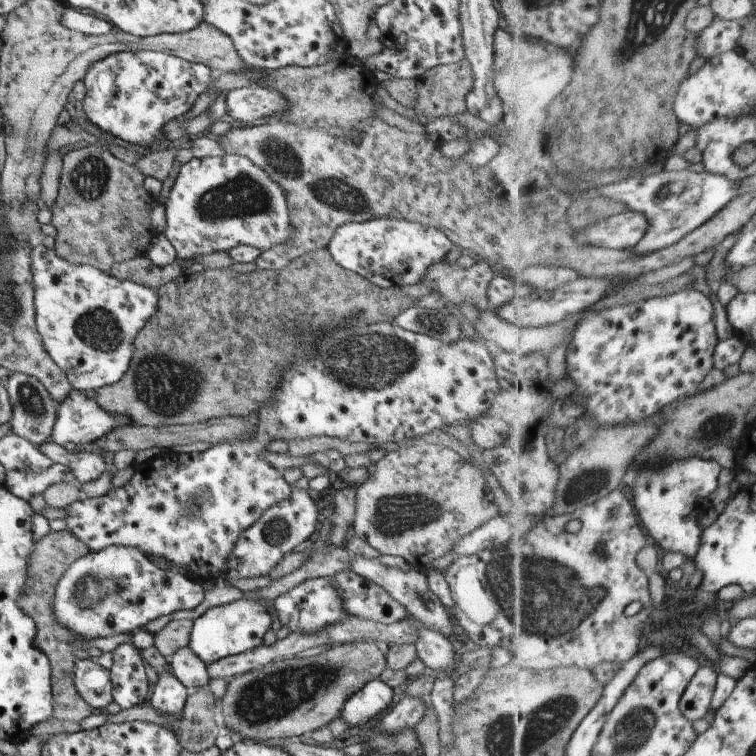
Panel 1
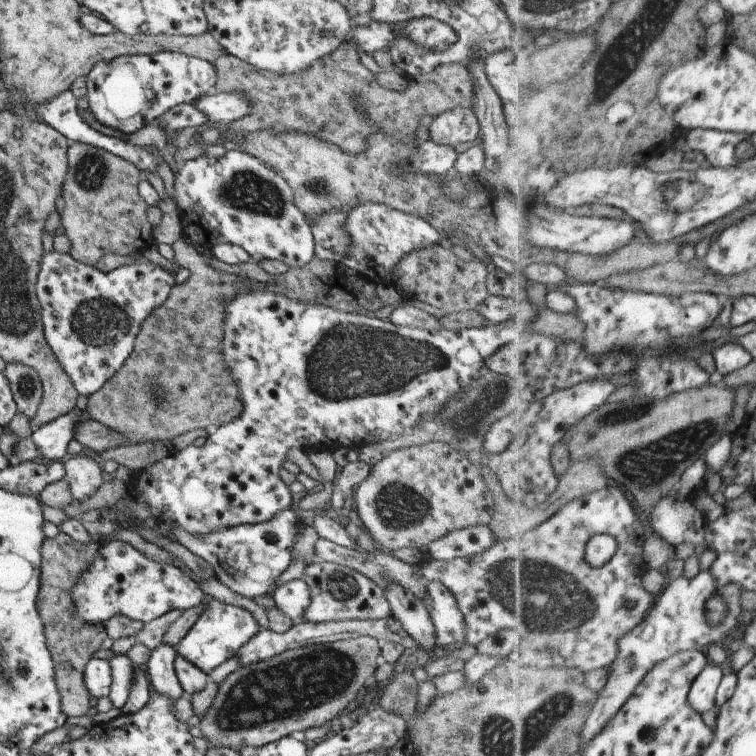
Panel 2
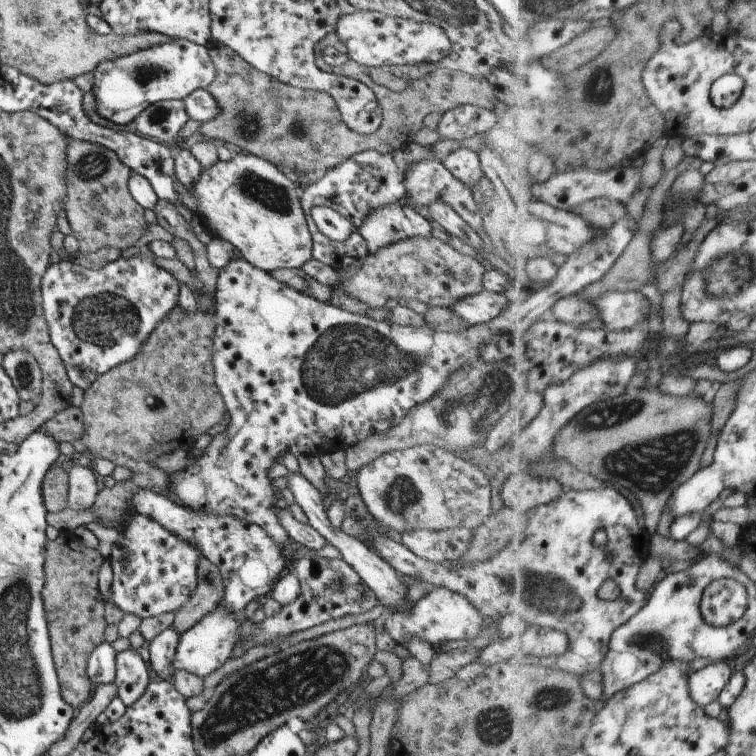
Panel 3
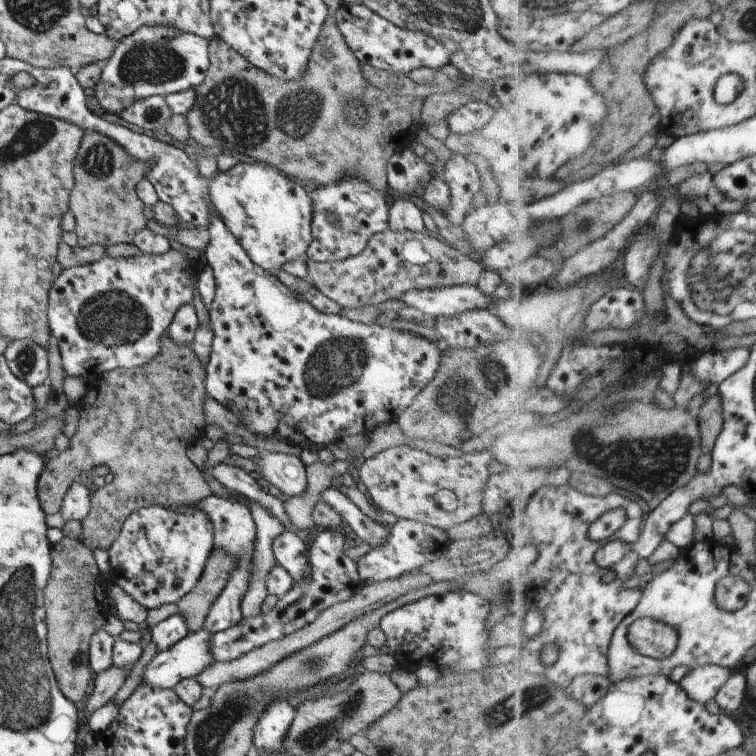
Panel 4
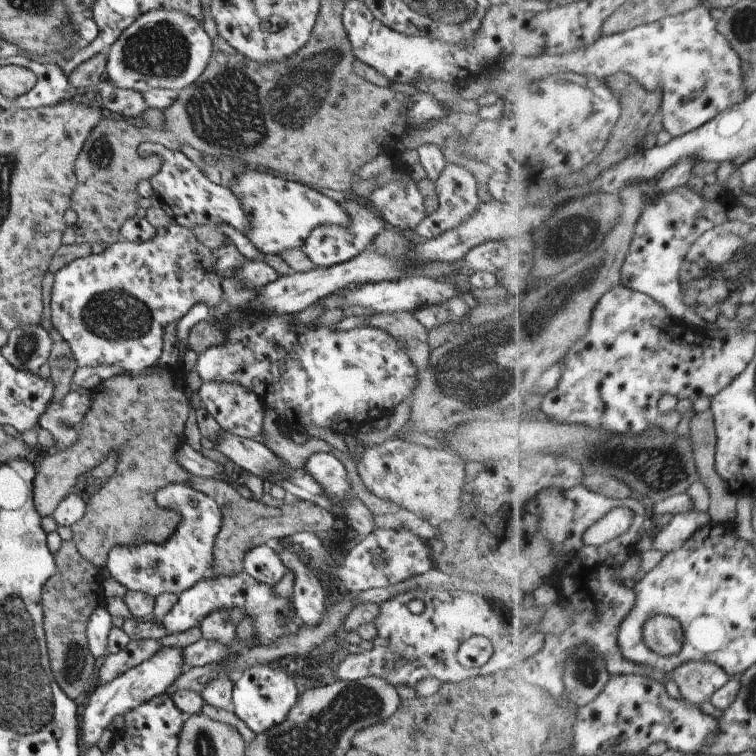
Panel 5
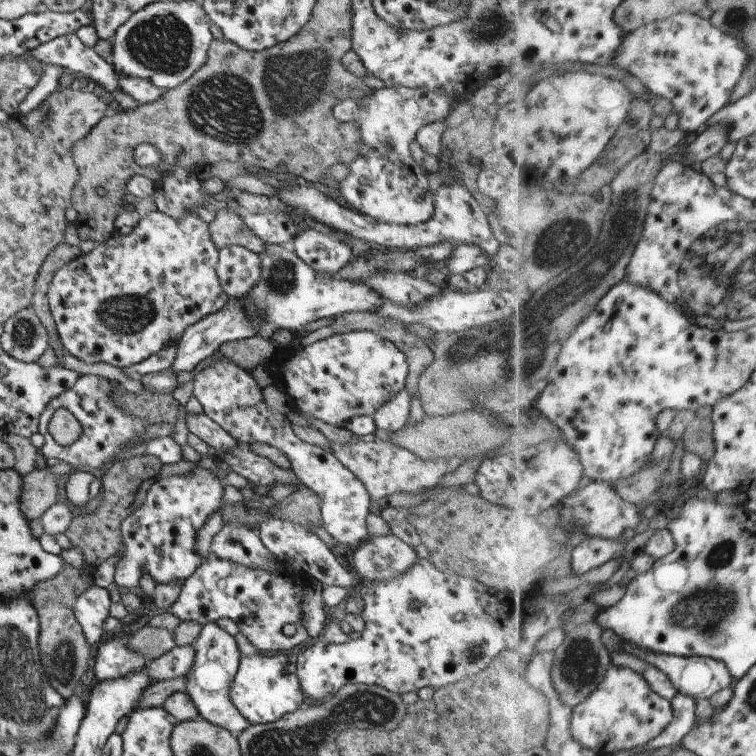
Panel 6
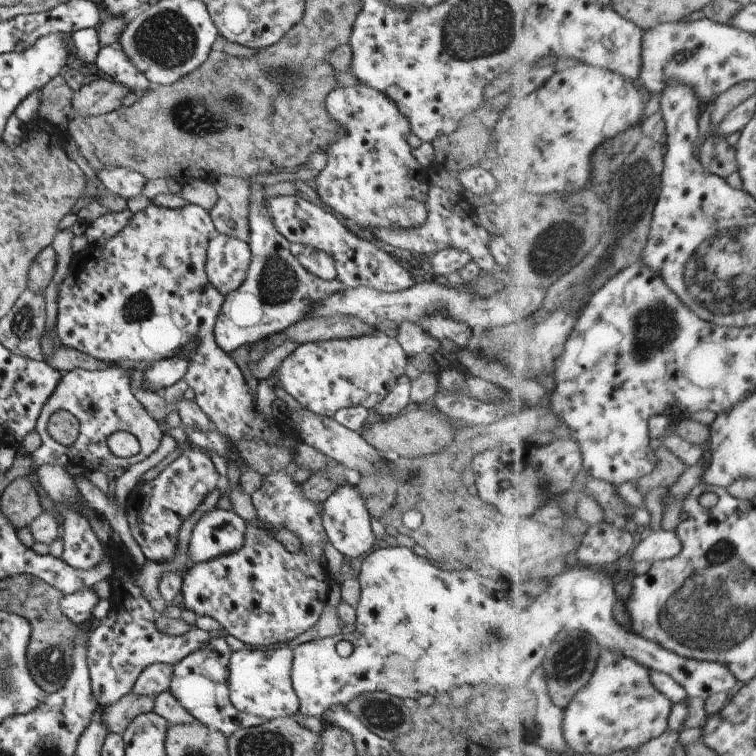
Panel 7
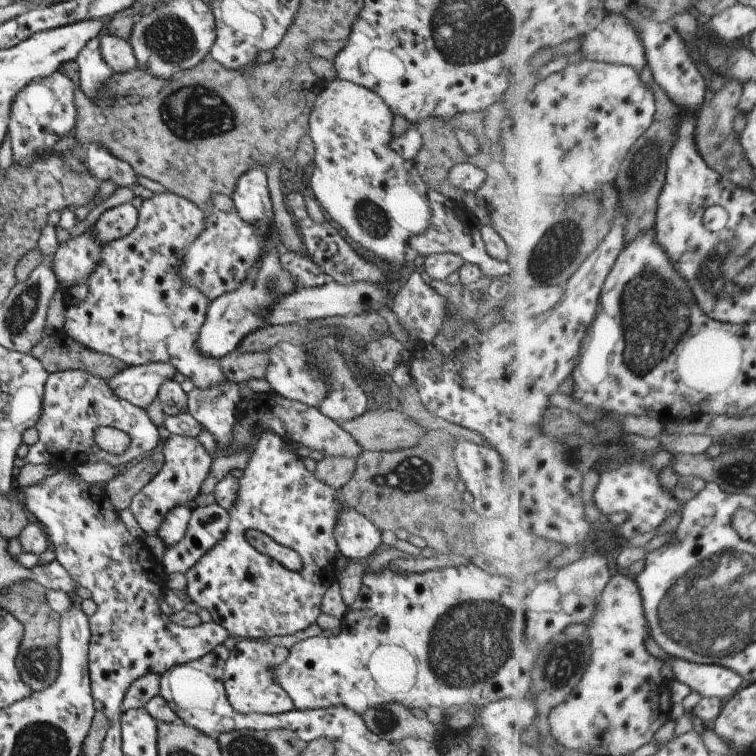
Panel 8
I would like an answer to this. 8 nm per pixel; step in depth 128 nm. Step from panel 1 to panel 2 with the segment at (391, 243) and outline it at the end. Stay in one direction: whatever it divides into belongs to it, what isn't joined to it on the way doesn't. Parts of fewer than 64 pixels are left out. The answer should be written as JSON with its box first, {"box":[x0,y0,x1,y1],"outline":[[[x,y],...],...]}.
{"box":[341,204,441,285],"outline":[[[364,204],[352,208],[343,222],[345,234],[349,234],[351,246],[347,256],[341,258],[341,266],[354,271],[358,278],[374,285],[393,285],[395,264],[409,252],[423,250],[439,244],[441,235],[428,222],[383,204]]]}

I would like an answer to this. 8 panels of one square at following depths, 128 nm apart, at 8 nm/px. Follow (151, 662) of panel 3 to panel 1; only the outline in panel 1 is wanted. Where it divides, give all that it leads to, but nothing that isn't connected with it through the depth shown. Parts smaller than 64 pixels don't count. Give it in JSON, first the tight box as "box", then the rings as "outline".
{"box":[146,670,189,715],"outline":[[[165,670],[157,674],[157,682],[149,689],[146,704],[162,715],[182,713],[189,691],[179,682],[172,672]]]}

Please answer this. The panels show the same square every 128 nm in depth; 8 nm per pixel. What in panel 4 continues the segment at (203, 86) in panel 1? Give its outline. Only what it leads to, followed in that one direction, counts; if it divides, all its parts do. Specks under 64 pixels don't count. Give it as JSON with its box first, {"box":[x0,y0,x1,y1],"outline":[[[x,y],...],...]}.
{"box":[93,26,208,115],"outline":[[[141,26],[116,41],[111,56],[101,65],[98,82],[93,87],[95,98],[103,110],[118,115],[134,100],[195,88],[205,80],[207,67],[208,40],[173,27]]]}

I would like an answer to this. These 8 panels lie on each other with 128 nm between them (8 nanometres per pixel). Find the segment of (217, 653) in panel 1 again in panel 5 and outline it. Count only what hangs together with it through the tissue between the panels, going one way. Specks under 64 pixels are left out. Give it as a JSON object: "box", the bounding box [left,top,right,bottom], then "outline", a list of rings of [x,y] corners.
{"box":[81,647,183,750],"outline":[[[163,647],[157,650],[151,658],[114,678],[113,682],[97,684],[88,690],[89,700],[87,700],[87,705],[81,714],[81,748],[83,750],[93,748],[99,742],[101,732],[115,716],[121,716],[125,714],[125,711],[133,710],[135,706],[139,706],[141,702],[147,702],[150,698],[165,693],[175,678],[183,674],[181,650],[183,648]]]}

